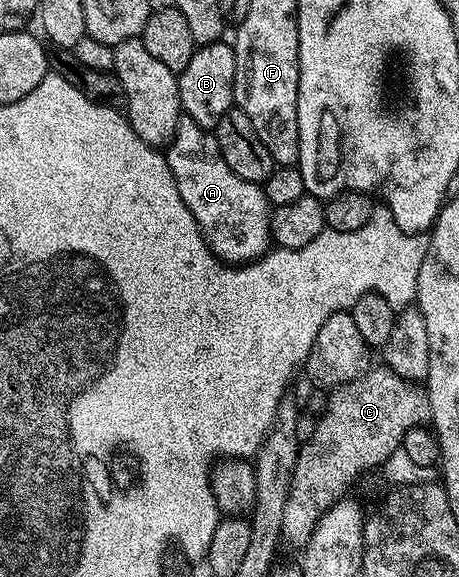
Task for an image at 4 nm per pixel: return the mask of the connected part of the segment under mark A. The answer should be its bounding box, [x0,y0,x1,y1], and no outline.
[165,116,272,263]

